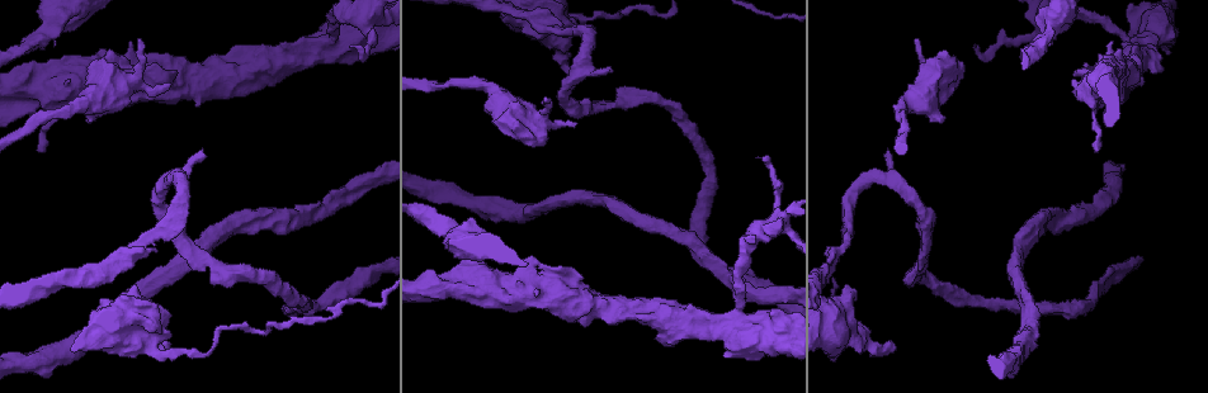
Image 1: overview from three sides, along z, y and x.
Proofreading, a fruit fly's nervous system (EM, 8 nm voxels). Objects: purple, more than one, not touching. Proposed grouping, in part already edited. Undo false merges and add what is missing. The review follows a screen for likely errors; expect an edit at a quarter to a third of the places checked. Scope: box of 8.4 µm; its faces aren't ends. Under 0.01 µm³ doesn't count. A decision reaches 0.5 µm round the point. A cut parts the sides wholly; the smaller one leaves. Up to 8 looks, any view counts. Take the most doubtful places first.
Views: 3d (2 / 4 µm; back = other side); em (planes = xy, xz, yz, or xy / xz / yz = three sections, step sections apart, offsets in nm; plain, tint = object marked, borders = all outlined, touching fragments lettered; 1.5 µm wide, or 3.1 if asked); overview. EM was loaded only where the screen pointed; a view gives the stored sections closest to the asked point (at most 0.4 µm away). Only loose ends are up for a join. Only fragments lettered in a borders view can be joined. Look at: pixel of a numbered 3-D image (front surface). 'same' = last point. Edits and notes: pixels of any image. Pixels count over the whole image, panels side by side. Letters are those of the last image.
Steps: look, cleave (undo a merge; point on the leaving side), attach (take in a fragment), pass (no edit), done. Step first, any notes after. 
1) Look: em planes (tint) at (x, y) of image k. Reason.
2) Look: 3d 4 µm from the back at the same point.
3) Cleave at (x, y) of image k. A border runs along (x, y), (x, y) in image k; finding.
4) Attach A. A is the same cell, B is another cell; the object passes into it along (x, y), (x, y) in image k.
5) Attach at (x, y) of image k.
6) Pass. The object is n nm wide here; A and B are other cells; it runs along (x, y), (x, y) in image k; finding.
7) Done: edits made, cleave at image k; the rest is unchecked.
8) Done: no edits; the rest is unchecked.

Look: 3d 2 µm at (169, 343) of image 1. Branch stops here.

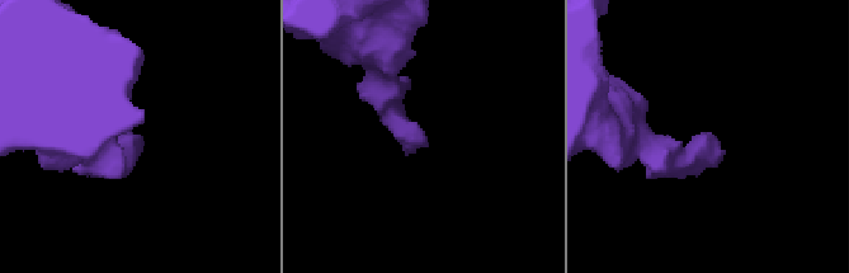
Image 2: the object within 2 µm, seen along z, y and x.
Look: em xz step 4 (tint) at (716, 138) of image 2.

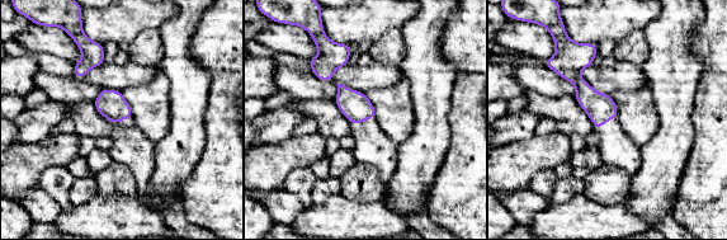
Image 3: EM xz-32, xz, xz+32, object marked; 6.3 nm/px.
Look: em xz step 4 (borders) at the same point.

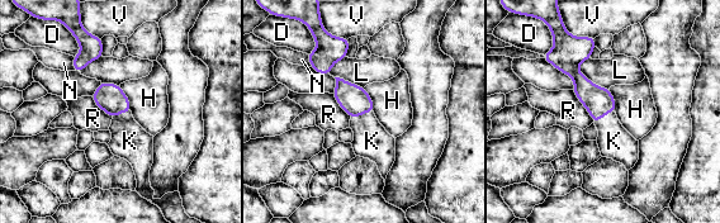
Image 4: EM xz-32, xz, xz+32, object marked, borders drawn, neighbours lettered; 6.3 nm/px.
Attach at (372, 141) of image 4. K is the same cell, D, H, L, N, R and V are other cells; it goes on there.

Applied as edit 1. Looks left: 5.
Look: em xz step 8 (borders) at (759, 157) of image 1.

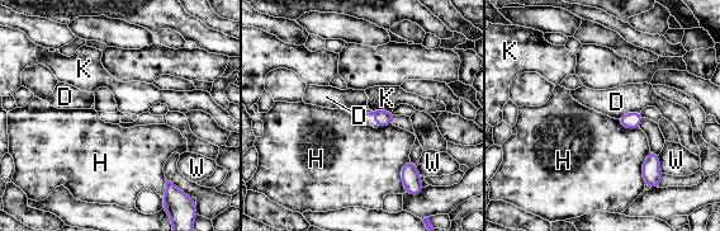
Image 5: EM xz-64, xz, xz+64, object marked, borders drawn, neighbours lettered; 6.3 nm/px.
Pass. The longest contact is with H, 220 nm; D, H, K and W are other cells; a border runs along (640, 111), (630, 111), (616, 118) in image 5; none of them fits.

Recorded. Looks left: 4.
Look: em planes (borders) at (883, 155) of image 1. Thin end.

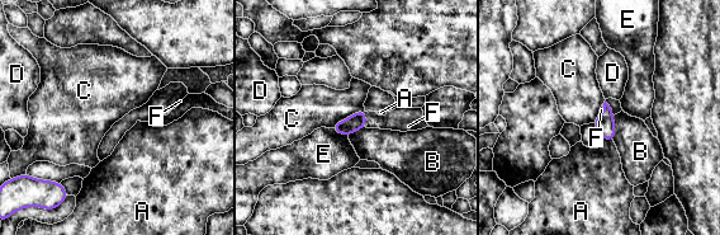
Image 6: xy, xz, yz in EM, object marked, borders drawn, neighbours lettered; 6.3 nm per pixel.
Attach at (403, 120) of image 6. F is the same cell, A, B, C, D and E are other cells; the object passes into it along (358, 121), (365, 120), (403, 120) in image 6; the neuron continues.

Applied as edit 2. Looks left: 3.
Done: edits made, attach at image 4, attach at image 6; the rest is unchecked.

